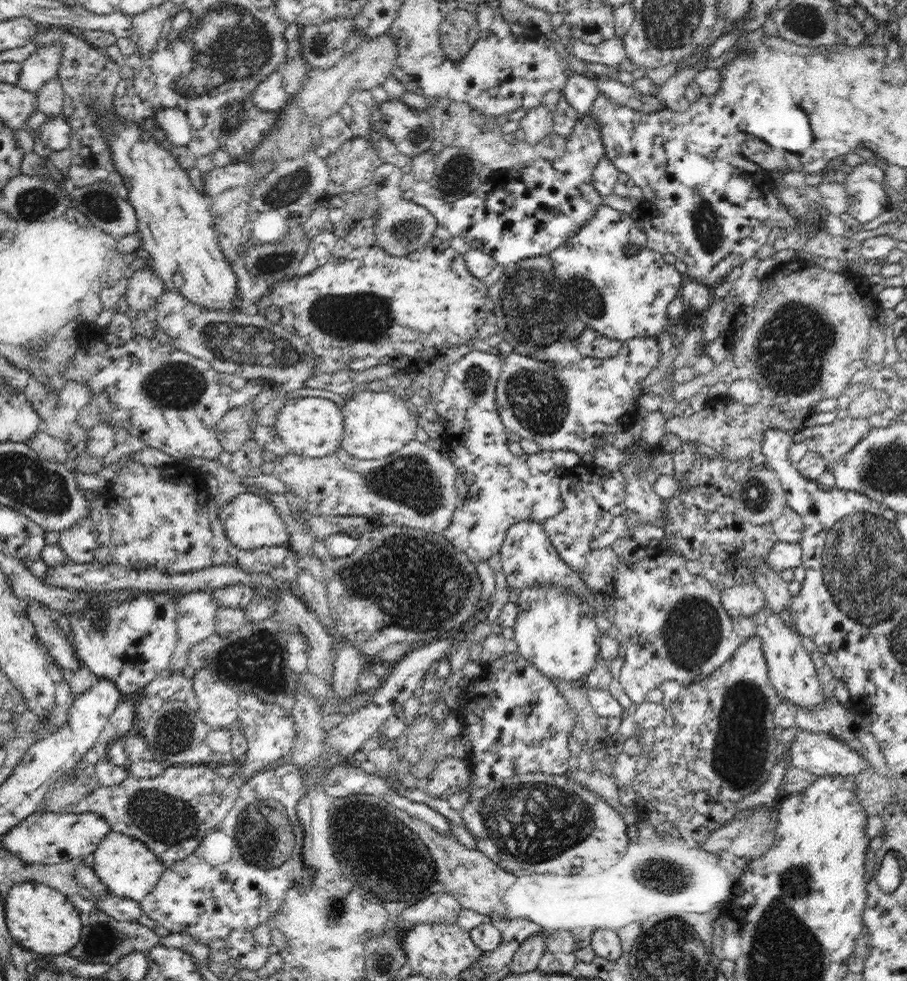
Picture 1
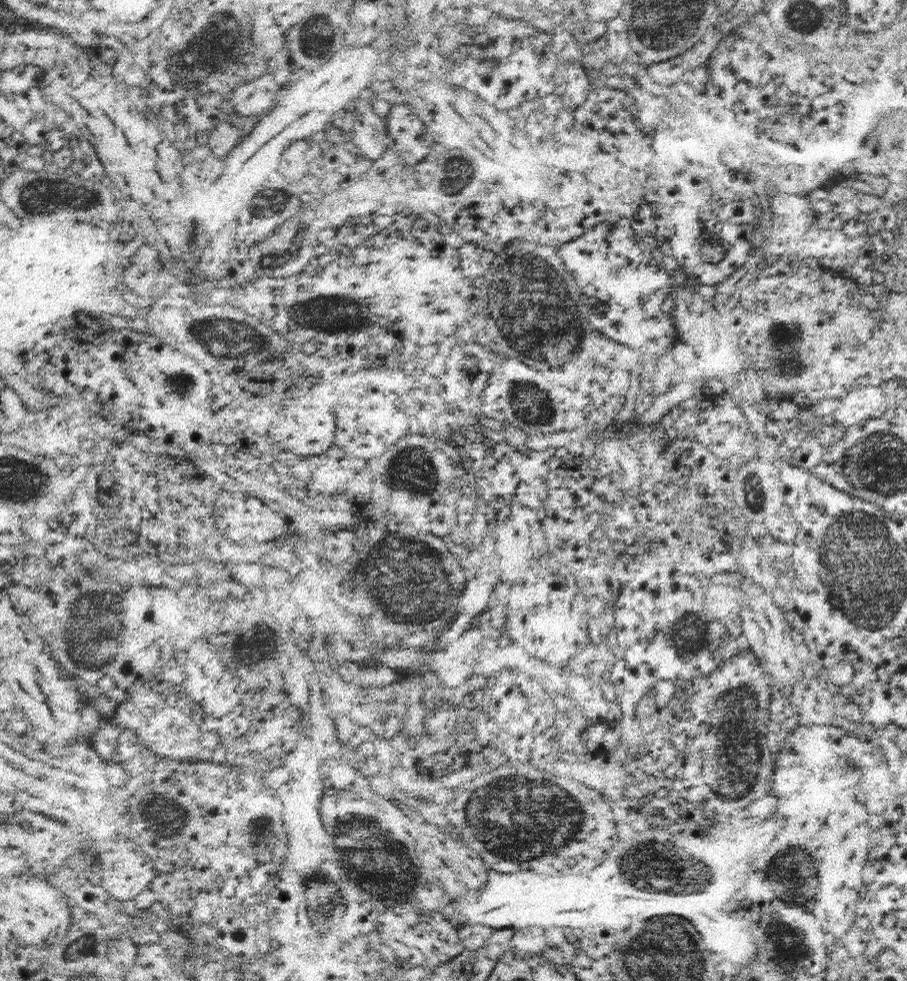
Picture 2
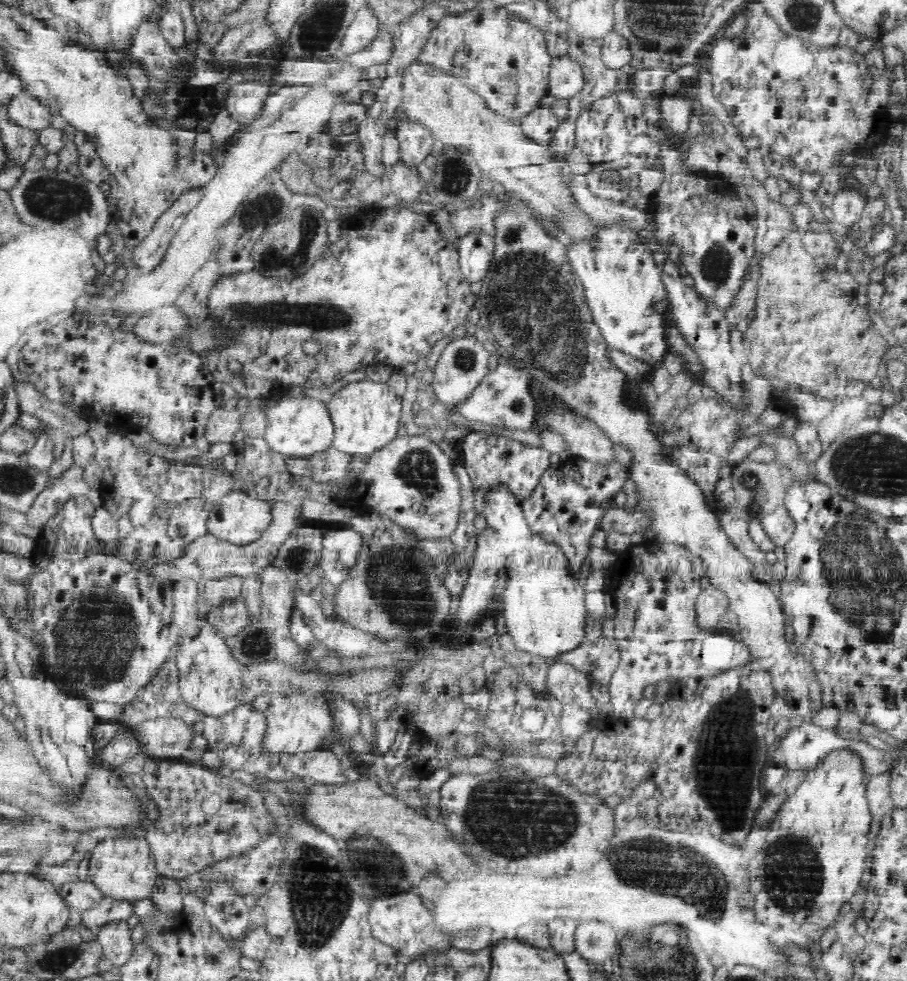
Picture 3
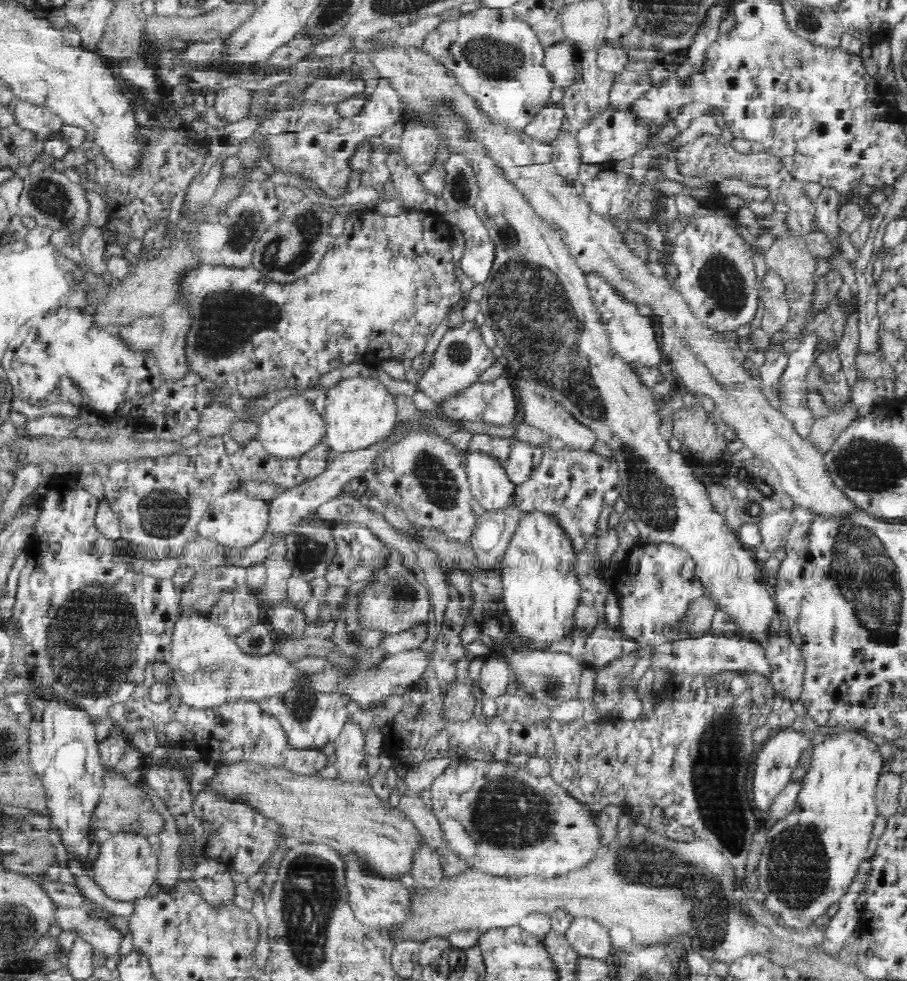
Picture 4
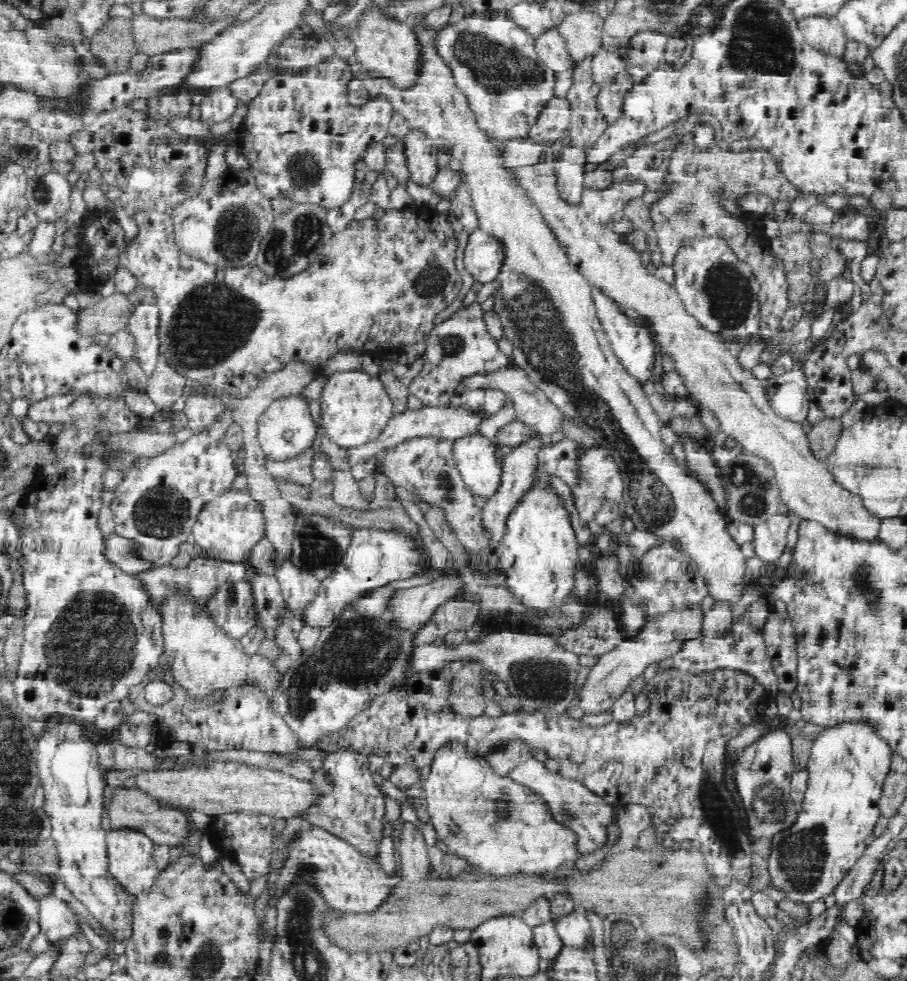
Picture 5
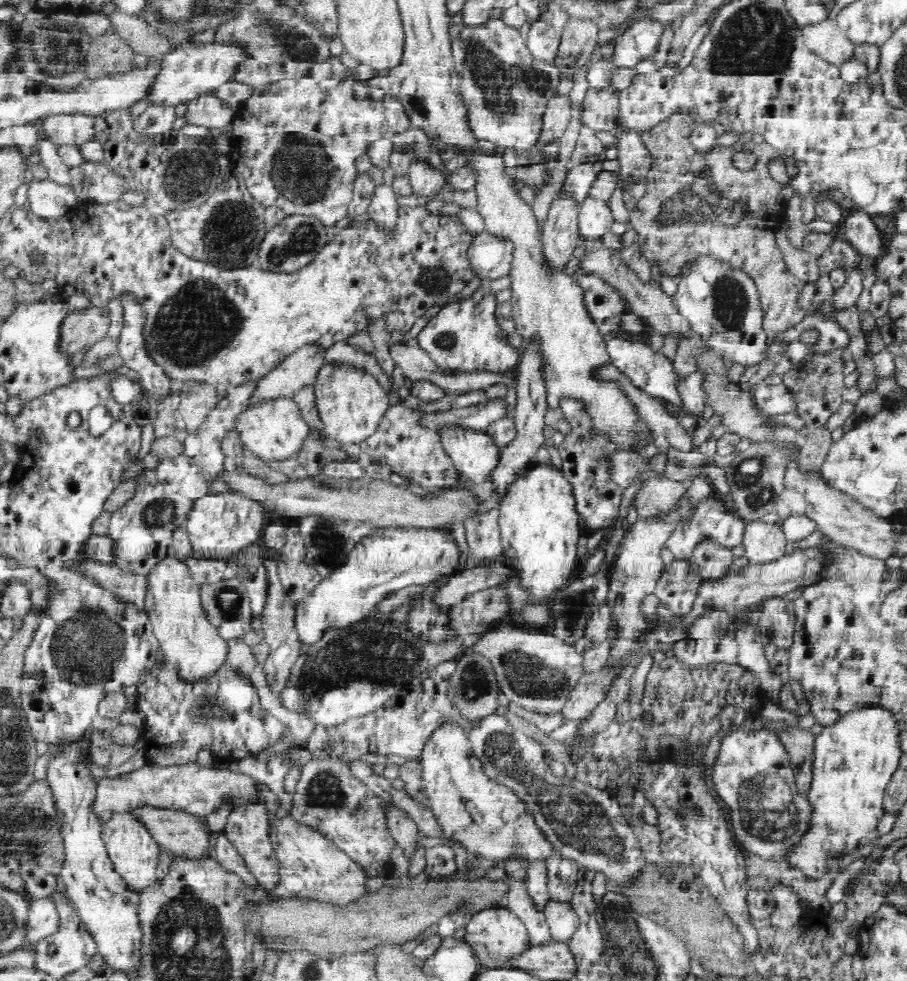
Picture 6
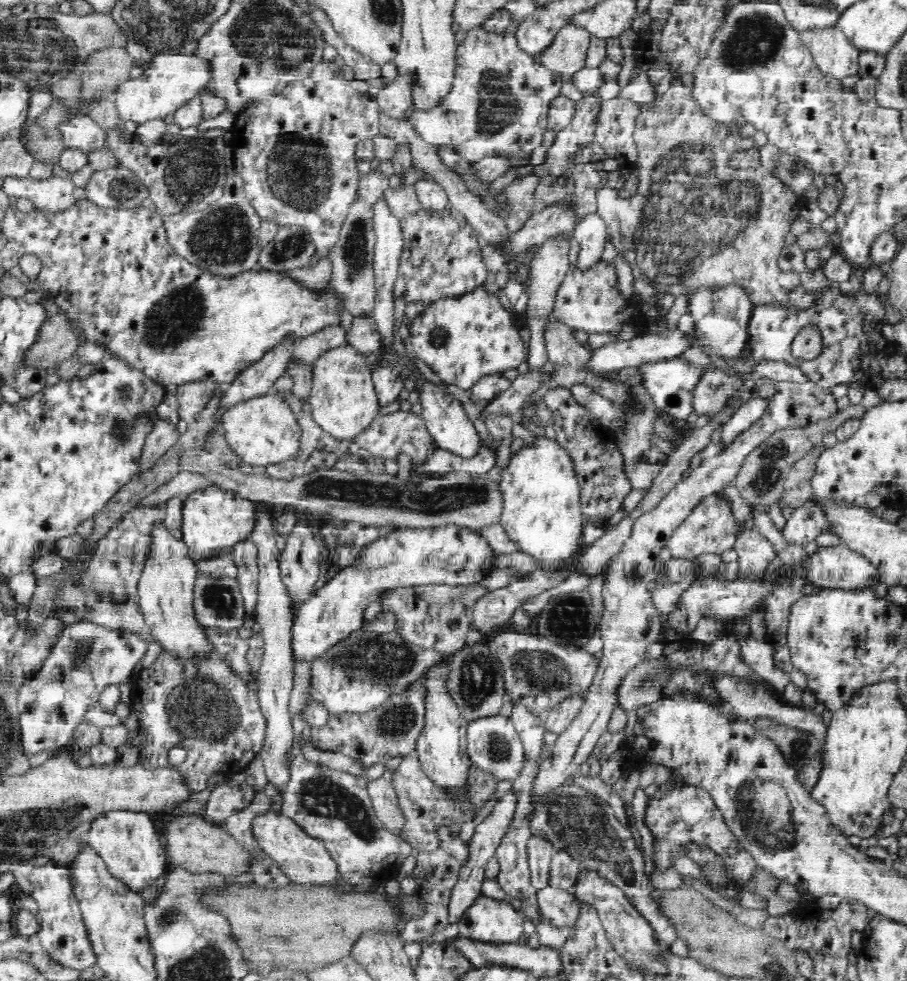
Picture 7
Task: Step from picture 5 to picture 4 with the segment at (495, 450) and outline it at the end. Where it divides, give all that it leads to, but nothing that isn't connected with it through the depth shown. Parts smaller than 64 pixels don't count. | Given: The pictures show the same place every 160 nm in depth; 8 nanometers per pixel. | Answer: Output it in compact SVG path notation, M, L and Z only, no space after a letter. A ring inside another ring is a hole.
M462 444L464 467L473 501L485 511L506 511L515 502L515 488L506 471L492 458L472 453Z

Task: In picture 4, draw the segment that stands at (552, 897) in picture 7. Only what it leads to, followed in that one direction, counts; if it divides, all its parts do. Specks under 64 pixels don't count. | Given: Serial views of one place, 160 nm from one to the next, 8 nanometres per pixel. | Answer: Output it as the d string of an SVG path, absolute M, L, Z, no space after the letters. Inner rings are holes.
M589 917L574 918L565 937L580 957L604 961L612 953L609 926Z

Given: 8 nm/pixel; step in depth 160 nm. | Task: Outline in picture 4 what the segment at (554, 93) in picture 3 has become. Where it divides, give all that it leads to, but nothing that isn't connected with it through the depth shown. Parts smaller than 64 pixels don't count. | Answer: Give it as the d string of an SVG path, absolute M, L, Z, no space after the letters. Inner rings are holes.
M566 40L544 50L544 64L550 73L554 88L568 88L576 80L574 42Z

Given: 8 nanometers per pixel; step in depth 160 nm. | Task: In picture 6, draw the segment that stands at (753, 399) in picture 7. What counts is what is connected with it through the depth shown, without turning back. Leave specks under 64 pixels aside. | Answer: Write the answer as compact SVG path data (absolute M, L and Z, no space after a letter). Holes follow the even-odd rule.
M784 383L782 384L757 384L753 387L754 399L762 413L778 416L790 414L798 408L798 397Z

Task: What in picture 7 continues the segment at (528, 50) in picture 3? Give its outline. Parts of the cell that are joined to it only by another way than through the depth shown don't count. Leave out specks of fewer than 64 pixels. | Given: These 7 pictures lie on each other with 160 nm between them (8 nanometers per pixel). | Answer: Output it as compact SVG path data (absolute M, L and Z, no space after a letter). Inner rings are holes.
M474 27L466 31L466 38L456 51L456 74L452 90L440 107L432 111L416 111L408 118L408 124L426 142L436 146L452 144L467 164L494 155L528 157L542 144L542 136L548 130L547 117L550 103L560 96L565 79L560 73L546 68L536 56L529 55L518 46L515 33L504 34Z

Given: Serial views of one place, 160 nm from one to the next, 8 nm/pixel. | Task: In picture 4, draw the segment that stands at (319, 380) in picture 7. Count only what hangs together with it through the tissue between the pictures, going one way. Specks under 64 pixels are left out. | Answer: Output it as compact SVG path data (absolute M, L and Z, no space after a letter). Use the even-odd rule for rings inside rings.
M372 370L367 376L349 377L342 380L328 391L326 398L326 410L323 414L326 421L326 445L332 452L357 452L371 448L373 445L382 443L388 439L398 425L397 403L395 402L395 387L384 377L380 376L375 370Z

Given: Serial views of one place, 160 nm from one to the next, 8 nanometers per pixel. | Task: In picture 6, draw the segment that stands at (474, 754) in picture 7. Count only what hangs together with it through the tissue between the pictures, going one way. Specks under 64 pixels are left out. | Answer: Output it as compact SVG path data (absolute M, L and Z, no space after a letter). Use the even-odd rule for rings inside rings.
M503 712L489 714L468 735L472 742L473 753L482 761L488 777L498 784L512 788L517 796L529 804L535 814L536 823L547 834L546 837L555 846L558 854L574 860L581 868L603 872L606 878L620 883L632 881L631 876L637 875L641 868L644 868L646 859L642 855L637 836L633 828L628 825L623 808L613 795L581 782L578 777L572 779L572 776L552 771L548 760L544 759L544 748L540 746L540 742L536 742L532 737L518 730Z

